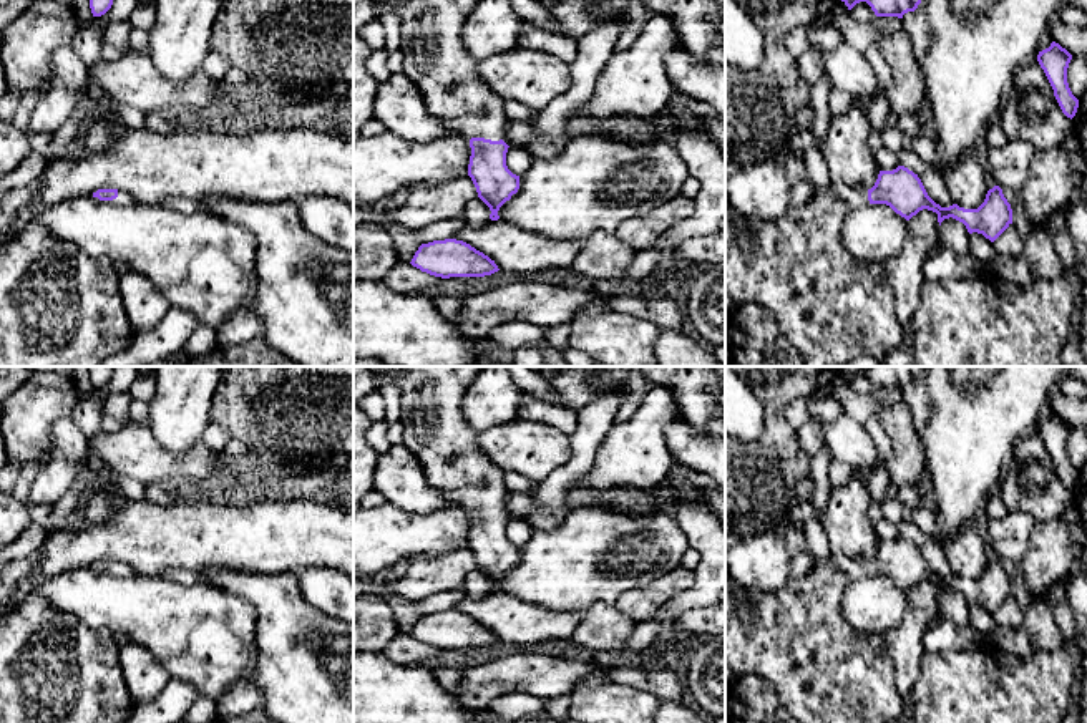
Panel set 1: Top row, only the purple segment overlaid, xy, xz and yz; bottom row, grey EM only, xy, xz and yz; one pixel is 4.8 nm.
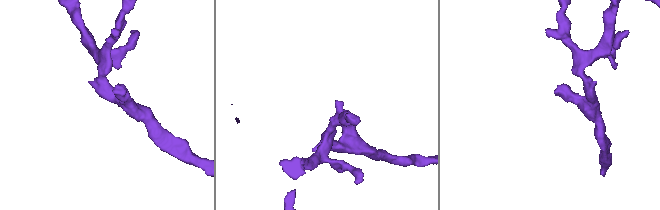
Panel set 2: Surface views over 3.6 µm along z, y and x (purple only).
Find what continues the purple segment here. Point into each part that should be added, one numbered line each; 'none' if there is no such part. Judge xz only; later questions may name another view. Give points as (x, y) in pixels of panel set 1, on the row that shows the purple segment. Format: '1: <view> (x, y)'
1: xz (437, 62)

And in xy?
1: xy (123, 198)

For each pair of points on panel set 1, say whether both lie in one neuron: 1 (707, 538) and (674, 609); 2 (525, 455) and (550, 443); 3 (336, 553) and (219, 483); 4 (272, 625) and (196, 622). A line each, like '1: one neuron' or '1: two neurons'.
1: one neuron
2: one neuron
3: two neurons
4: two neurons

